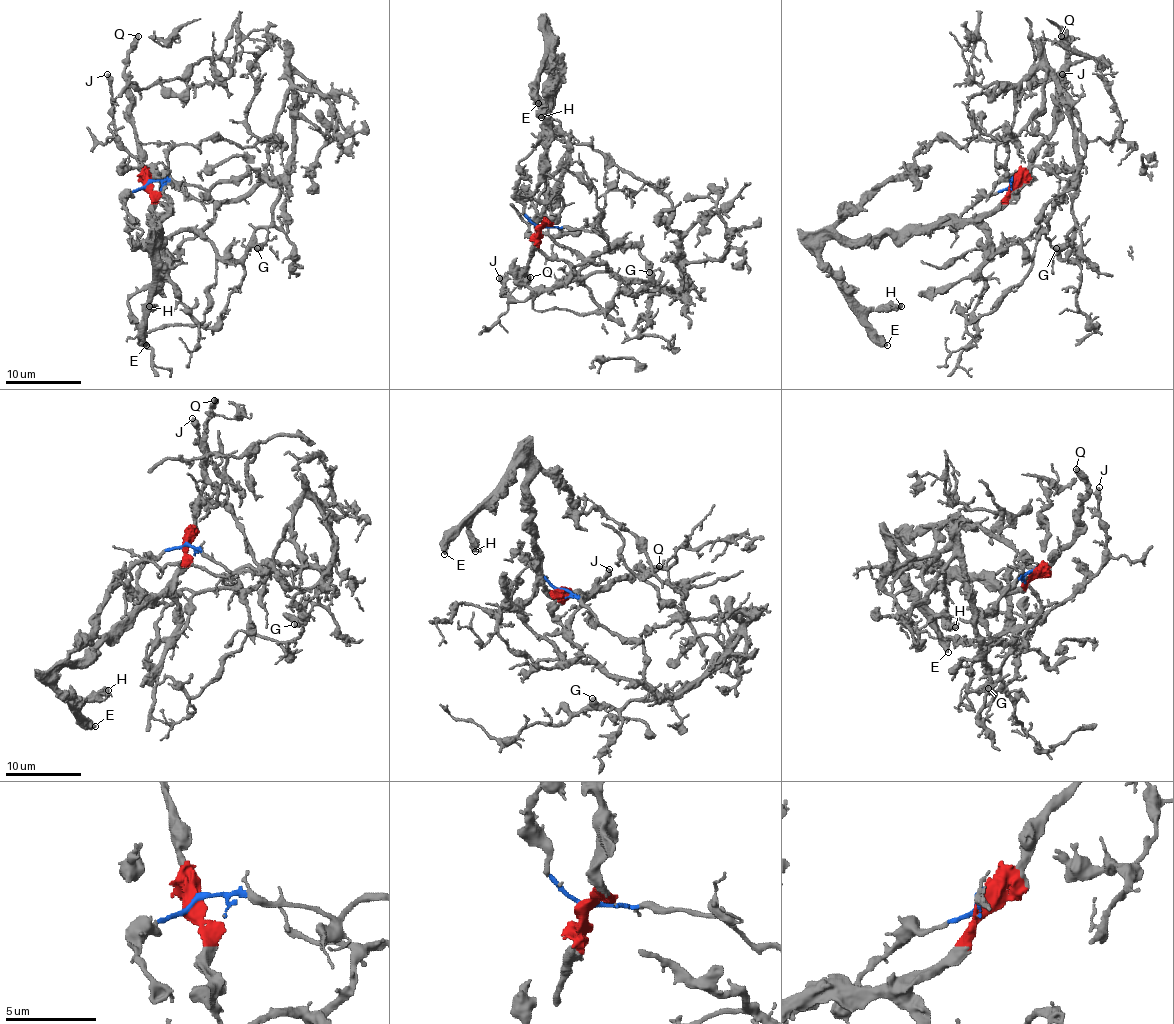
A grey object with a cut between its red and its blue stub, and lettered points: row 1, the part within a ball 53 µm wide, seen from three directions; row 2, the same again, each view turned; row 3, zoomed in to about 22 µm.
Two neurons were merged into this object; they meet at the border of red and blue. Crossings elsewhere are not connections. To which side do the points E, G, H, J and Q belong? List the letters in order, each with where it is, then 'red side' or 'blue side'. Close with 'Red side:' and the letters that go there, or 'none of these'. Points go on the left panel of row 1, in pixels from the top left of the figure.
E: (146, 345) | red side
G: (257, 248) | blue side
H: (149, 306) | red side
J: (107, 74) | blue side
Q: (138, 36) | red side
Red side: E, H, Q

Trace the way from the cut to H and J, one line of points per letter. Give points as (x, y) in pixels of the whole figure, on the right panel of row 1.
H: (1010, 184), (1010, 193), (997, 206), (966, 220), (938, 220), (825, 243), (819, 264), (861, 306), (901, 306)
J: (1010, 184), (1018, 189), (1038, 166), (1065, 180), (1063, 199), (1056, 201), (1084, 155), (1061, 73)

